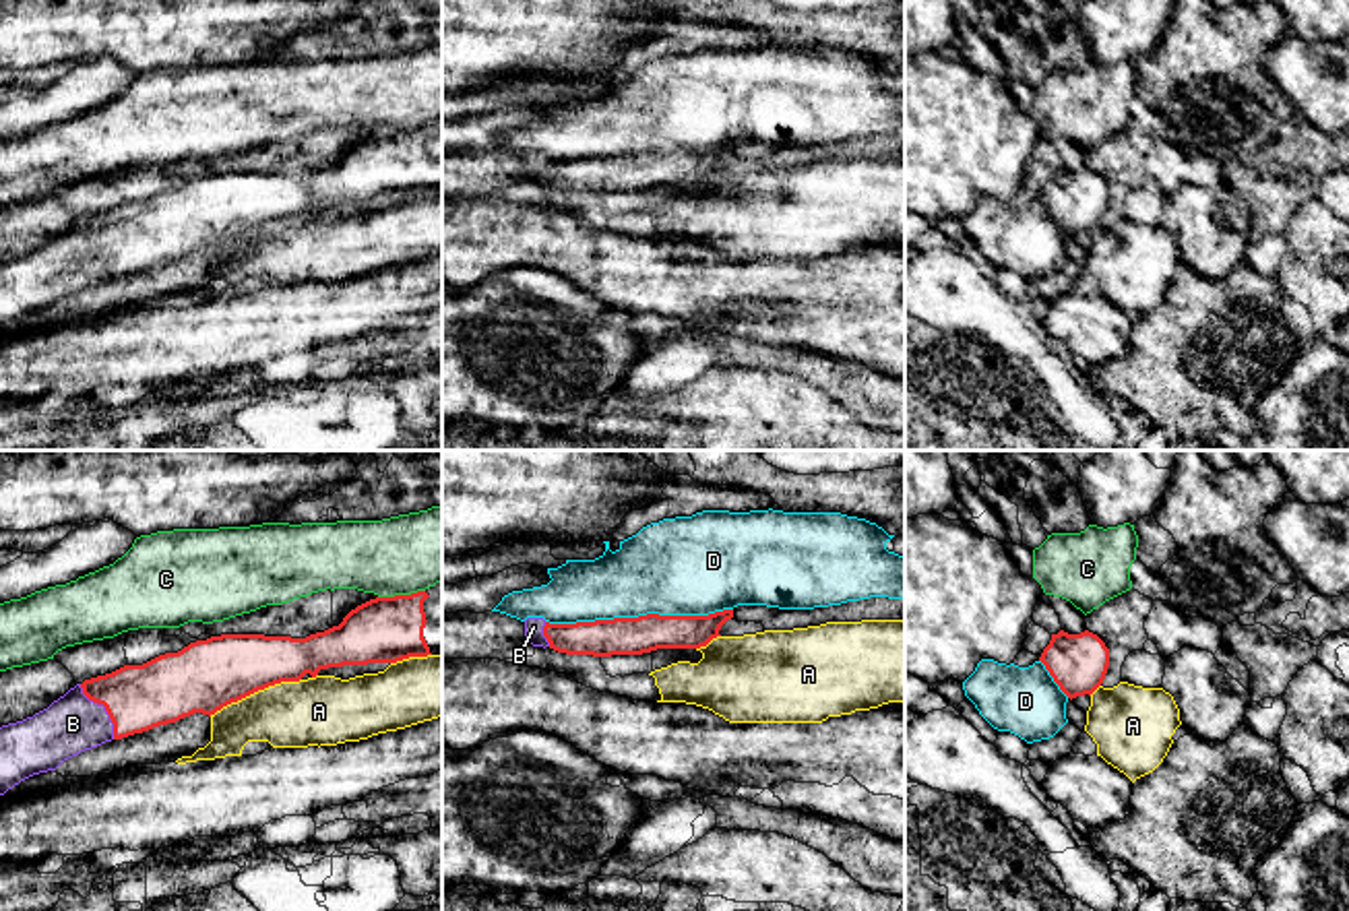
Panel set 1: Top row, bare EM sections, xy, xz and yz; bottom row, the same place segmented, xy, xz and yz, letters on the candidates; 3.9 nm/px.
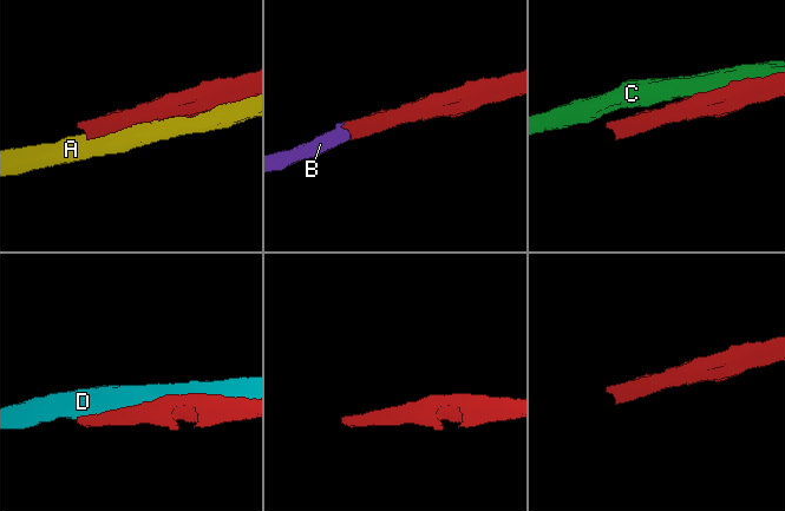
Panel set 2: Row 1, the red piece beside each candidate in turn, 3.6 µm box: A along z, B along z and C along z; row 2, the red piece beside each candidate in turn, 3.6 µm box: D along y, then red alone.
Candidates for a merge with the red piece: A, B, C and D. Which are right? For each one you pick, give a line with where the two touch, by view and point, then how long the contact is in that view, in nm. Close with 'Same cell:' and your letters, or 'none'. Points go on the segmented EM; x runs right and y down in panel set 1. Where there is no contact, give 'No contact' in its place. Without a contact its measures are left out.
B: Touches red at xy (106, 709). Shared border 260 nm
Same cell: B

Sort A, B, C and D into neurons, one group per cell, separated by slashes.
A / B / C / D

